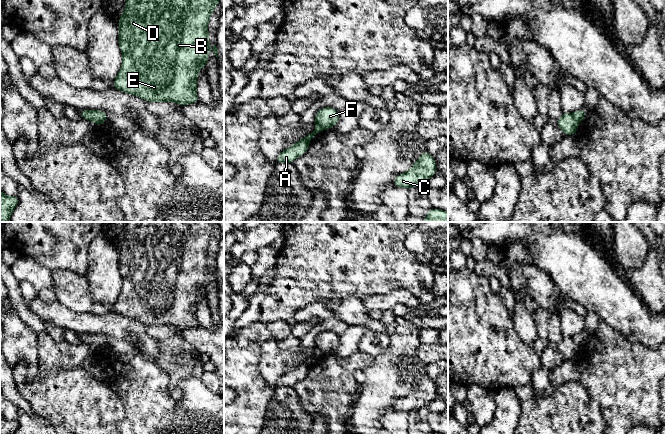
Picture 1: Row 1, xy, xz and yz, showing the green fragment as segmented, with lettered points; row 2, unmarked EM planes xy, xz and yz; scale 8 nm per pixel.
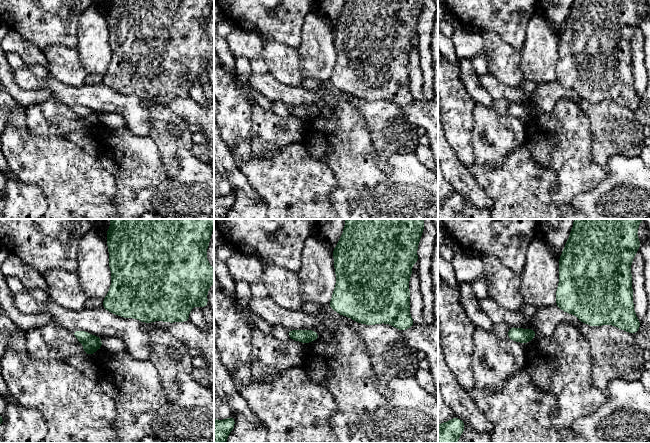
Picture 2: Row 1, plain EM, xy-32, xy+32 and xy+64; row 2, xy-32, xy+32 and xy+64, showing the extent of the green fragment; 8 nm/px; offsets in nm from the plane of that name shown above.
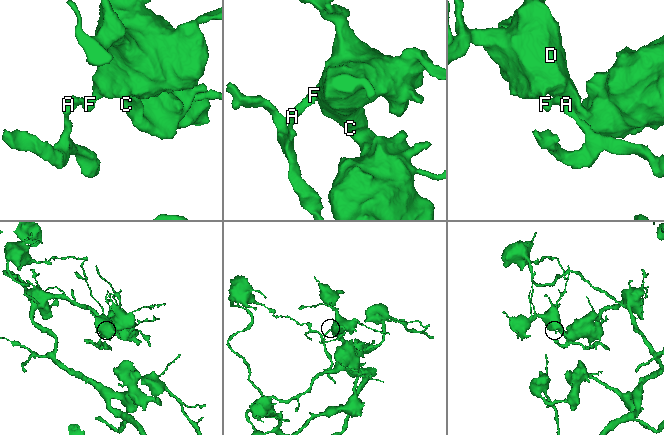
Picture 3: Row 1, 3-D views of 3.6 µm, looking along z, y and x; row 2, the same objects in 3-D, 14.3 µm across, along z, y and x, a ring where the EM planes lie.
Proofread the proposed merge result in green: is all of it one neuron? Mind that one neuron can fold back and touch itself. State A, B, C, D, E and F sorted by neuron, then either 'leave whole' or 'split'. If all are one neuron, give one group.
groups A / B C D E F; split

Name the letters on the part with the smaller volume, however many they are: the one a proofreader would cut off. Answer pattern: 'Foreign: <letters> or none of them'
Foreign: A

